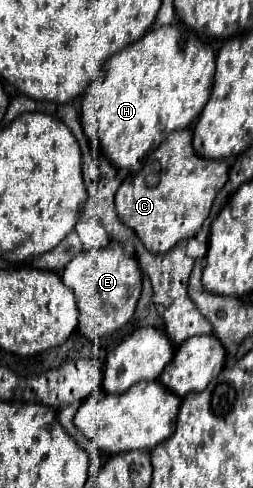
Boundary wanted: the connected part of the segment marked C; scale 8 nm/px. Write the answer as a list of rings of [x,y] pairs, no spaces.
[[[176,130],[156,148],[138,174],[124,178],[116,192],[116,210],[120,220],[138,234],[148,250],[166,254],[180,240],[196,236],[226,180],[228,164],[196,156],[192,150],[192,130]]]

